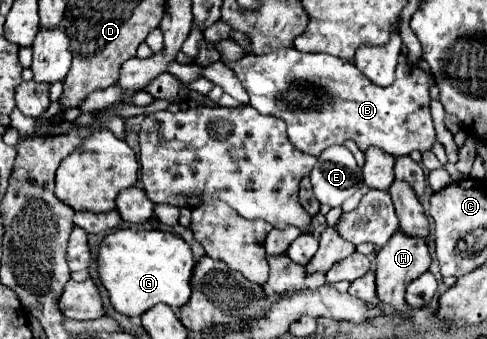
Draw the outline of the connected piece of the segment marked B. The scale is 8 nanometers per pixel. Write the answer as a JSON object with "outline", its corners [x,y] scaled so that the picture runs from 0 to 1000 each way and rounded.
{"outline":[[[579,142],[575,153],[542,165],[522,165],[517,153],[509,153],[485,183],[464,183],[464,195],[472,195],[493,230],[501,265],[513,283],[513,313],[522,313],[538,336],[579,348],[591,372],[595,419],[628,454],[657,460],[682,425],[727,413],[743,448],[760,431],[776,431],[805,460],[830,460],[846,442],[879,448],[899,413],[883,342],[883,254],[895,248],[895,230],[858,195],[842,201],[838,183],[817,189],[813,242],[793,260],[764,248],[723,183],[706,171],[690,171],[678,159],[628,159],[612,153],[608,142]]]}

